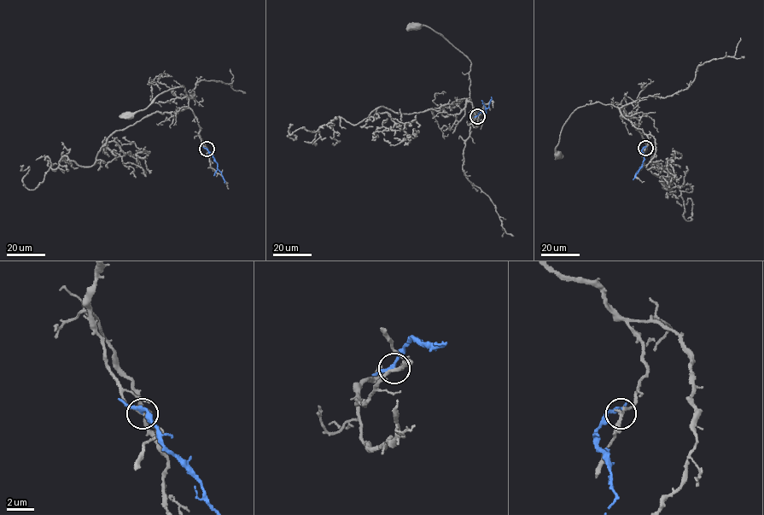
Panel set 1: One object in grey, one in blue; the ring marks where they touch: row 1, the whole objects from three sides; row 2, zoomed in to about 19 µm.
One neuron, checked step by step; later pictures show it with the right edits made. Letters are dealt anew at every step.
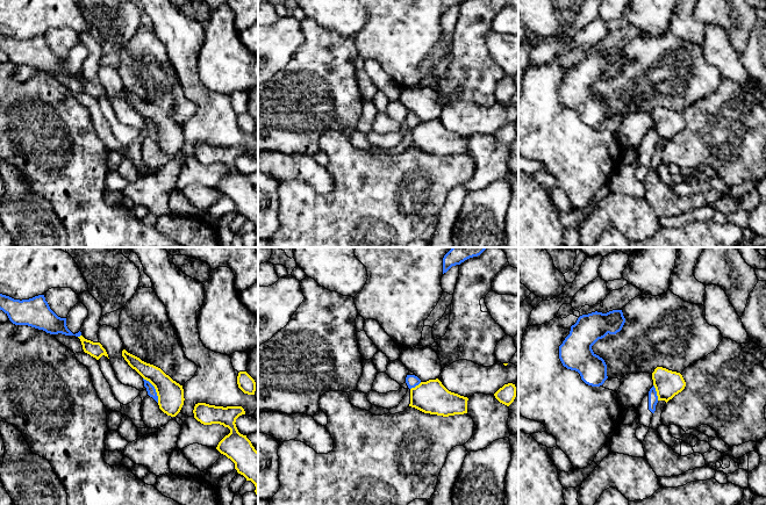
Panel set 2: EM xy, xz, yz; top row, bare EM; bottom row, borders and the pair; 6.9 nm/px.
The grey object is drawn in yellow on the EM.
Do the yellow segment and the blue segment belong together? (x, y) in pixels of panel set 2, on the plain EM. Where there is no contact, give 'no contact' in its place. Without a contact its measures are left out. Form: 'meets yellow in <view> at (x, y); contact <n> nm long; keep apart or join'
meets yellow in xy at (155, 128); contact 200 nm long; keep apart

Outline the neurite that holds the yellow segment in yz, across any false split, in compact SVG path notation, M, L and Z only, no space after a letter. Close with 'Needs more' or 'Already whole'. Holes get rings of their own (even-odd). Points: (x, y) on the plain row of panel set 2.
M657 107L654 109L652 120L658 140L665 140L666 143L686 127L686 122L680 113L663 107Z. Already whole

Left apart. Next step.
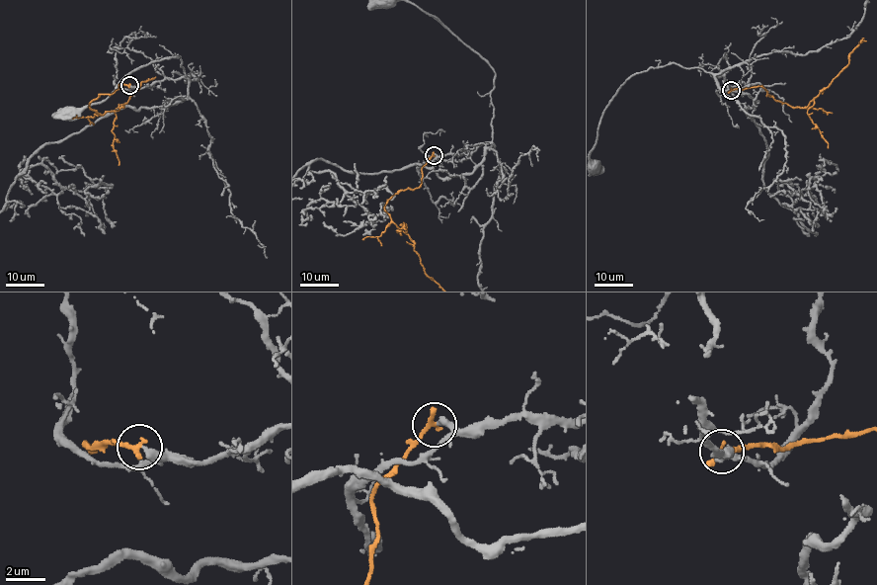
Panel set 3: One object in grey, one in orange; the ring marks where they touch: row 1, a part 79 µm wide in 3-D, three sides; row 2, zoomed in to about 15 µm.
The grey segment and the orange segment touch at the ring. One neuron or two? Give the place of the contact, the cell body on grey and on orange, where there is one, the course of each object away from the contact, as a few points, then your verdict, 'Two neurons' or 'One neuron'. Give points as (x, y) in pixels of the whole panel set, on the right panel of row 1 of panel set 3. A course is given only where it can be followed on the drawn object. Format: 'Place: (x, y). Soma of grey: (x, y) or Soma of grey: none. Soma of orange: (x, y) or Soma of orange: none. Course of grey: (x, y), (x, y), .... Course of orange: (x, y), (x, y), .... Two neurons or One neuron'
Place: (731, 90). Soma of grey: (594, 166). Soma of orange: none. Course of grey: (730, 90), (721, 75), (674, 62), (628, 77), (601, 117), (589, 157), (592, 166). Course of orange: (730, 90), (762, 86), (769, 96), (794, 107), (806, 107), (845, 67), (848, 57), (861, 40), (866, 41). Two neurons

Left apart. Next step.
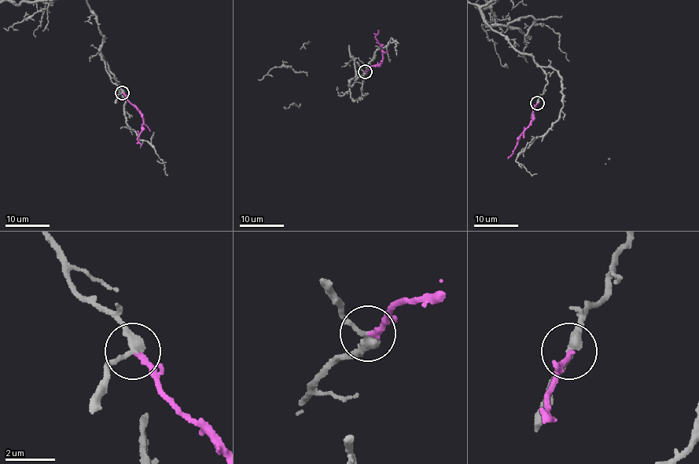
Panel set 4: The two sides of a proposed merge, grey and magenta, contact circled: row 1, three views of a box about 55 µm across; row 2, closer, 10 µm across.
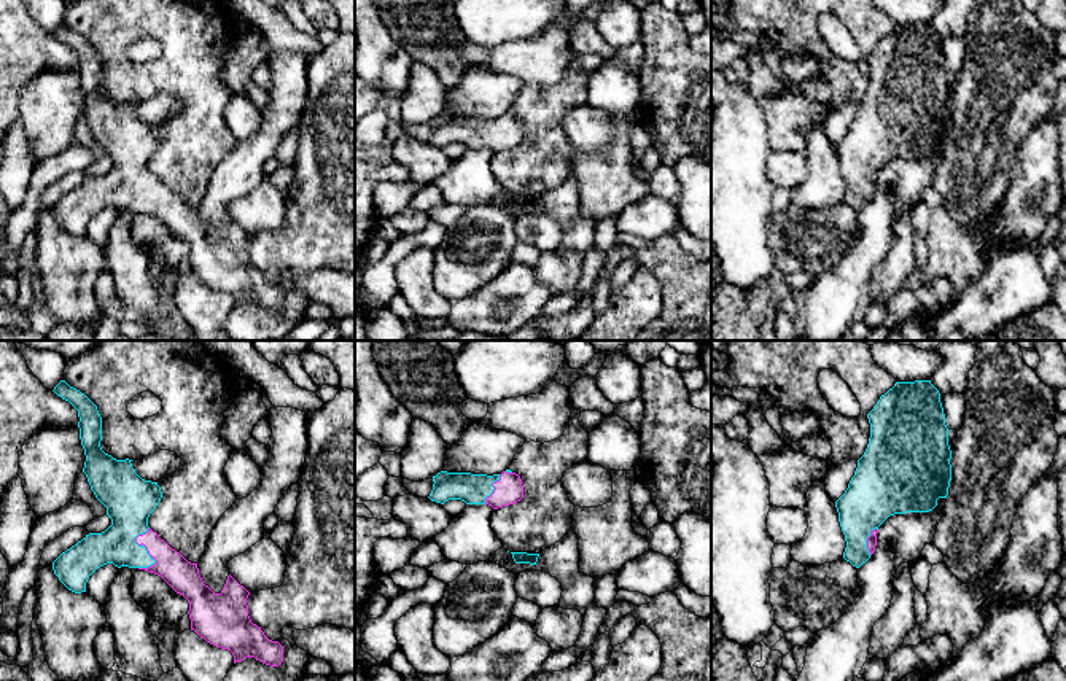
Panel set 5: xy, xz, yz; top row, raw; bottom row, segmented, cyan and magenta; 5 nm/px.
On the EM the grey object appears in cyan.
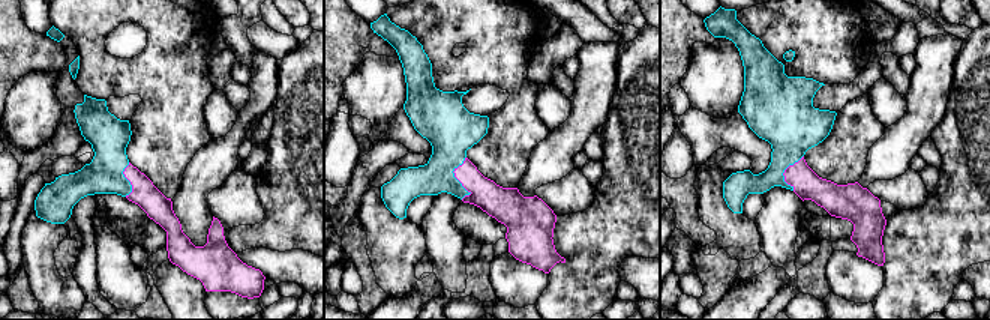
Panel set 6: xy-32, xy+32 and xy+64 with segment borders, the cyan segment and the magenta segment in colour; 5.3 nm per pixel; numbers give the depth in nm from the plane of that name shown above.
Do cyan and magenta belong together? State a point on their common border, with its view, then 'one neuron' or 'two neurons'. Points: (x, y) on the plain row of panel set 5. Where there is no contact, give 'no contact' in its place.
xy (145, 193) | one neuron

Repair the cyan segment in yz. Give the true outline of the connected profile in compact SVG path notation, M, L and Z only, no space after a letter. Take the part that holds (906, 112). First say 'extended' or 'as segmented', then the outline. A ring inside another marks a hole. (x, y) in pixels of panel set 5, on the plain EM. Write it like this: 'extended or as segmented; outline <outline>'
extended; outline M931 24L896 25L893 32L880 40L873 53L867 57L867 62L870 67L867 92L858 103L858 111L848 132L835 145L838 165L846 185L843 202L856 212L866 207L873 197L878 170L889 159L932 154L939 142L947 142L951 124L948 72L945 68L940 37Z

